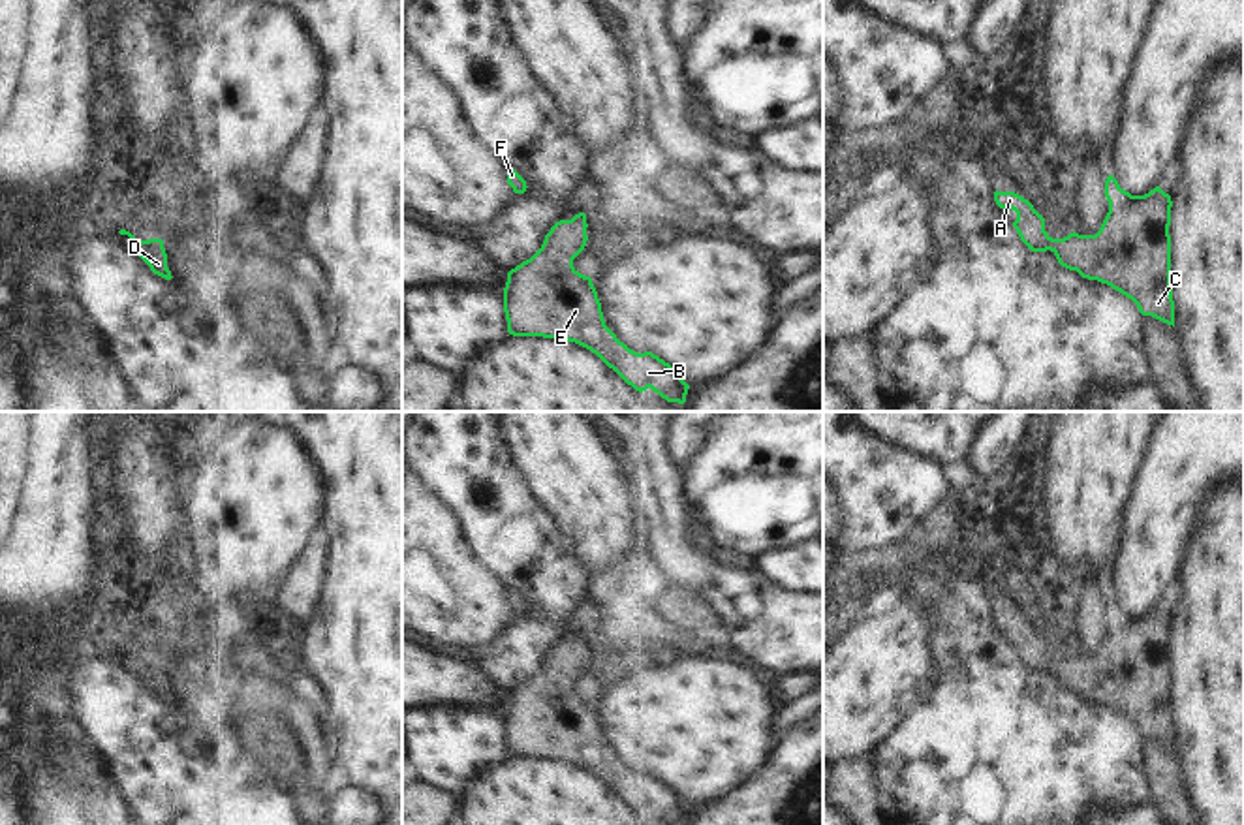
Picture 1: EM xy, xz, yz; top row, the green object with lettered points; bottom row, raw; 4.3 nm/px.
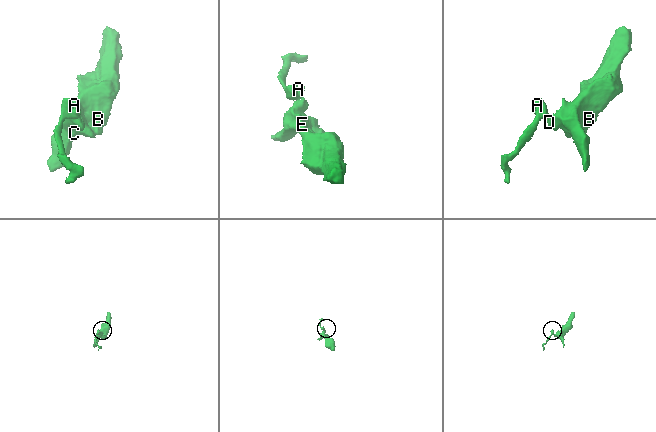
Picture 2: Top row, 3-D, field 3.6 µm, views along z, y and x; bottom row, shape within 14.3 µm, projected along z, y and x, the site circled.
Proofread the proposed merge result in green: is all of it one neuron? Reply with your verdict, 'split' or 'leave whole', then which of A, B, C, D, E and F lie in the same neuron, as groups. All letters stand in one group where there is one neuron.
leave whole; A B C D E F

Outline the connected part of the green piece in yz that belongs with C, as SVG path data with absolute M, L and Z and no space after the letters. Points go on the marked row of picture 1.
M1109 175L1109 212L1096 235L1052 239L1045 218L1015 192L994 192L1000 209L1017 212L1013 227L1032 252L1050 250L1058 263L1131 299L1143 316L1174 327L1171 284L1171 195L1159 186L1131 195Z

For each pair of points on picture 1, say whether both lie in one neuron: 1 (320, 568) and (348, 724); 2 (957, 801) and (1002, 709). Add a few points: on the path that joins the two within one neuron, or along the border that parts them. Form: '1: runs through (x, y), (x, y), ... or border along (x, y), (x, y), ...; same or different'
1: border along (331, 549), (331, 574), (324, 600), (299, 630); different
2: runs through (964, 778), (995, 748), (995, 731); same

